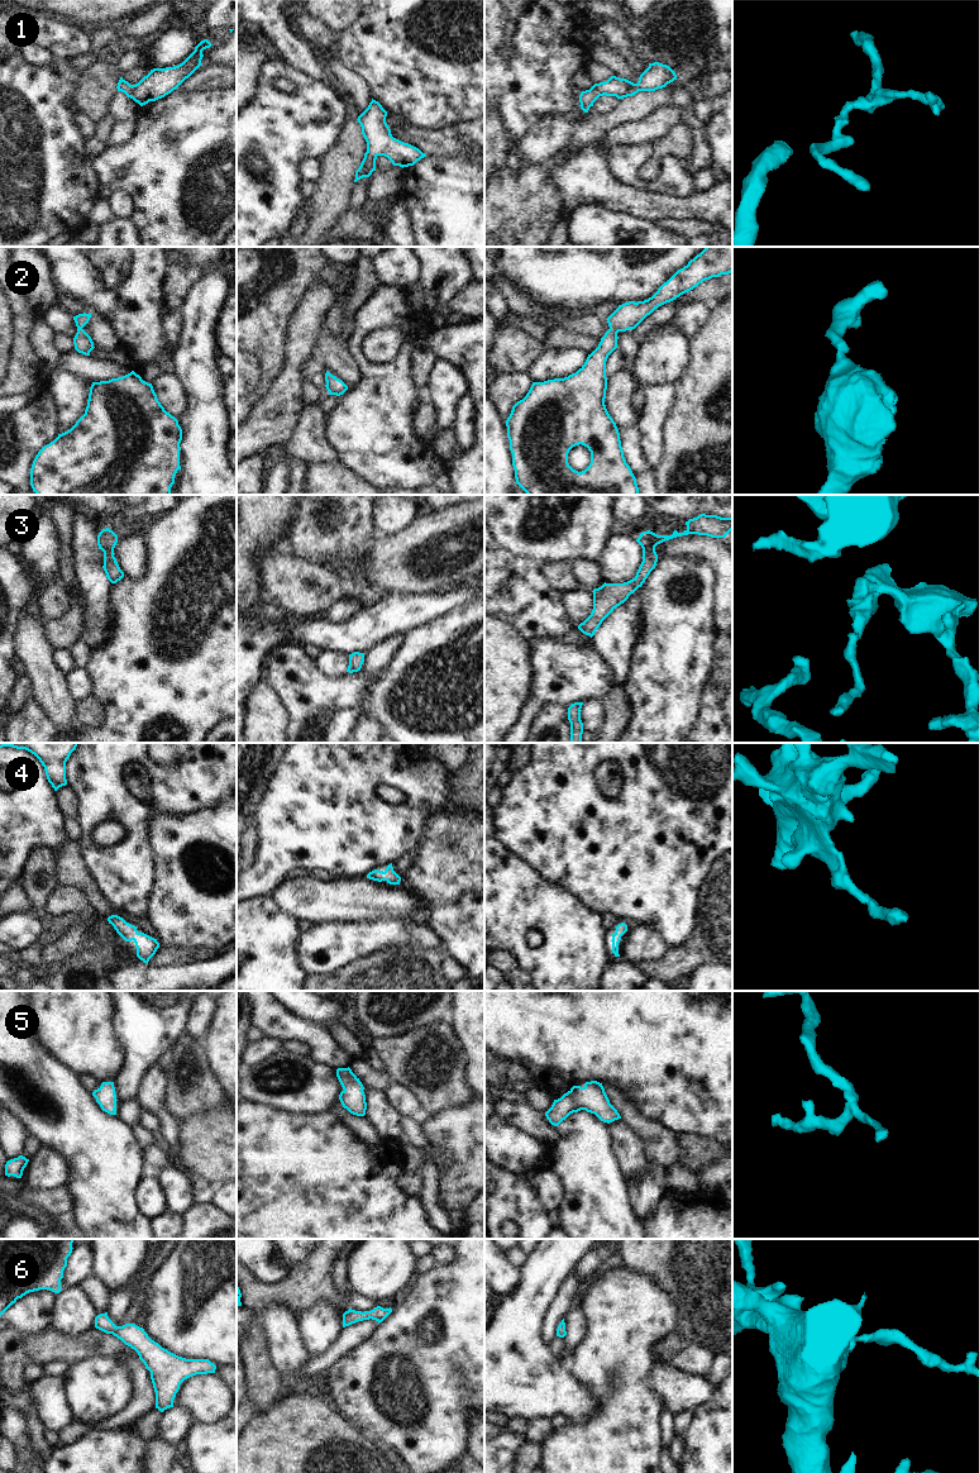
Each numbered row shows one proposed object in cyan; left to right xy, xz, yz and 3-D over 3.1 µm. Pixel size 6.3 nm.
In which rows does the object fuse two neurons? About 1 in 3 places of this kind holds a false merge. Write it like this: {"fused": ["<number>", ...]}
{"fused": []}

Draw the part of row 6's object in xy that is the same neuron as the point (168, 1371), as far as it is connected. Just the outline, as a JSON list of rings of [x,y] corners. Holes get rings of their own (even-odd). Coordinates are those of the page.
[[[108,1312],[95,1317],[95,1327],[113,1334],[138,1353],[139,1359],[151,1372],[156,1392],[156,1408],[161,1412],[173,1407],[176,1393],[185,1379],[196,1374],[215,1373],[216,1365],[209,1359],[178,1357],[152,1340],[144,1329],[135,1324],[116,1326],[109,1319]]]

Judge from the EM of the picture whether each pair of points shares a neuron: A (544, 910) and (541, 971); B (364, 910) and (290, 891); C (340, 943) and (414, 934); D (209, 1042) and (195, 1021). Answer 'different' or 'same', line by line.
A: same
B: same
C: same
D: different

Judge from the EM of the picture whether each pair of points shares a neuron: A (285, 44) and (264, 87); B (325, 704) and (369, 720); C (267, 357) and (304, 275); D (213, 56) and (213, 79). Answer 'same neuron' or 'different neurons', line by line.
A: different neurons
B: different neurons
C: same neuron
D: different neurons

